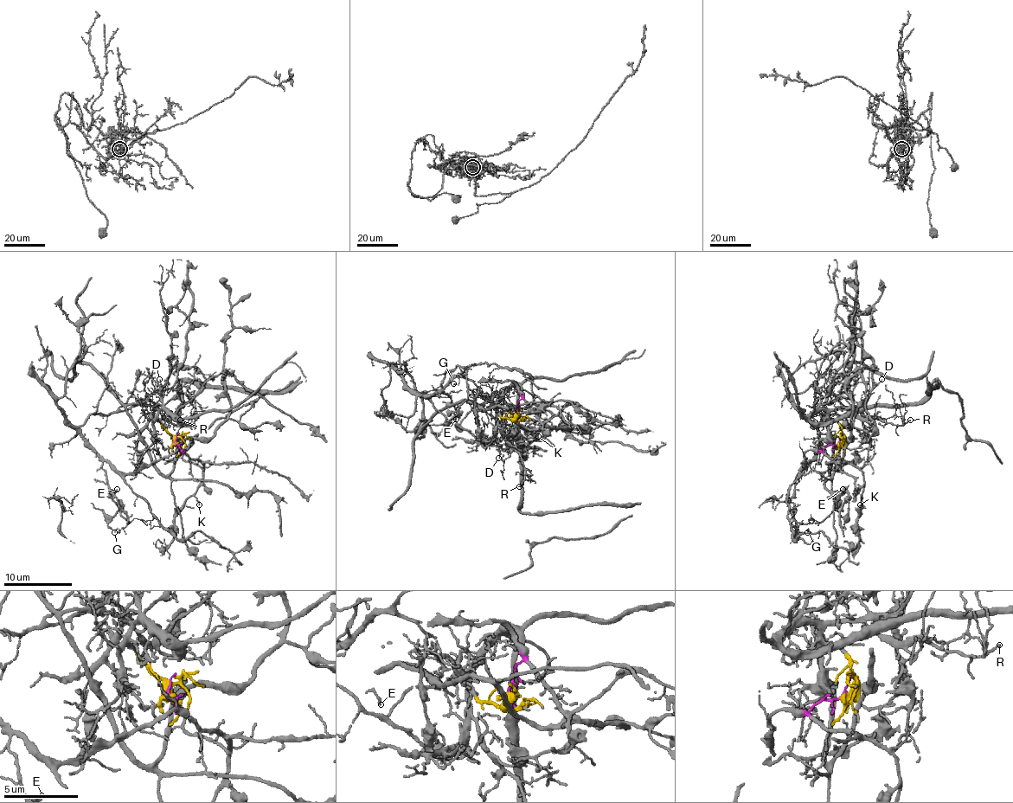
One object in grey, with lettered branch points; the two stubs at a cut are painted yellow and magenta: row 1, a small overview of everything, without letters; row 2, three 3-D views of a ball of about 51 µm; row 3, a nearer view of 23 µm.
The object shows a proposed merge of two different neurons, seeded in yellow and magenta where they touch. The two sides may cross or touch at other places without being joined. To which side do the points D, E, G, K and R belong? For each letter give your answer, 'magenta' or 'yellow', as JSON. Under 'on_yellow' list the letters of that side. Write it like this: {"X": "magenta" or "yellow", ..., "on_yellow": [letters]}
{"D": "yellow", "E": "magenta", "G": "magenta", "K": "magenta", "R": "yellow", "on_yellow": ["D", "R"]}

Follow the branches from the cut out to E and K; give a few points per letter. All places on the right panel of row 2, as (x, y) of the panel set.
E: (839, 443), (805, 453), (800, 471), (809, 464), (795, 479), (790, 512), (798, 522), (820, 522), (843, 490)
K: (839, 443), (822, 450), (832, 459), (853, 464), (862, 472), (865, 486), (860, 505)

